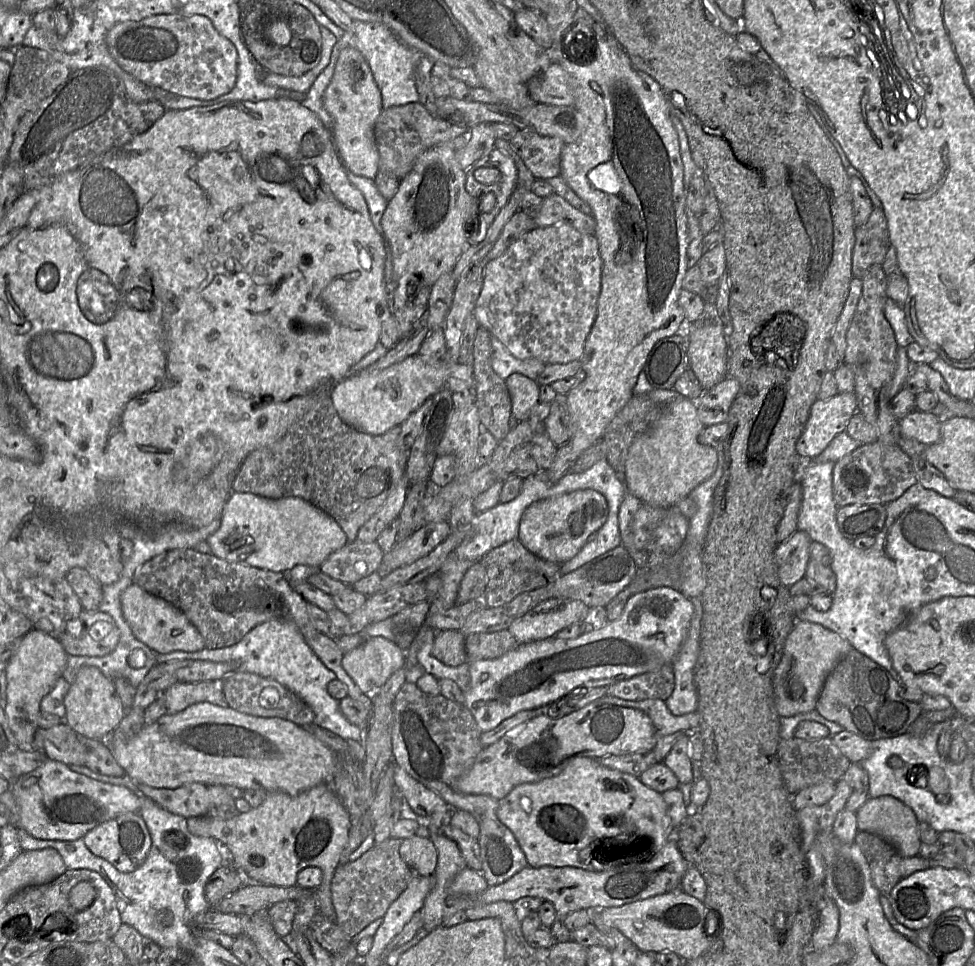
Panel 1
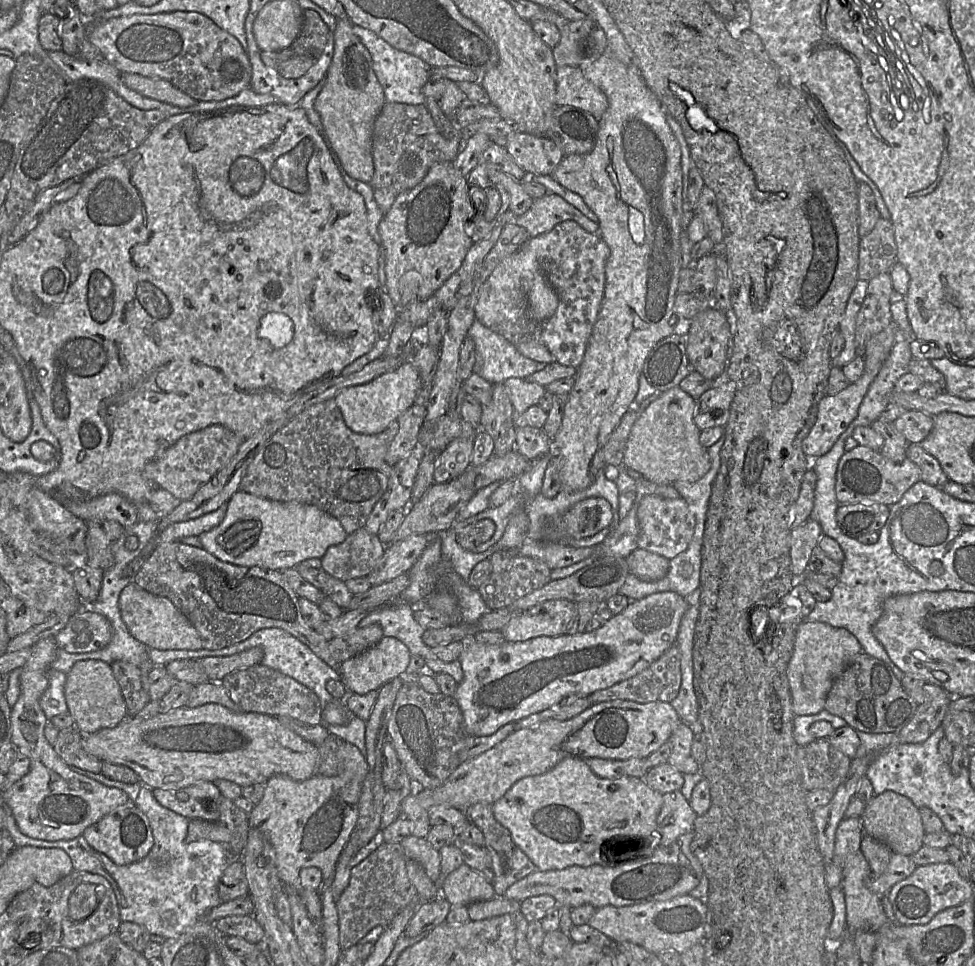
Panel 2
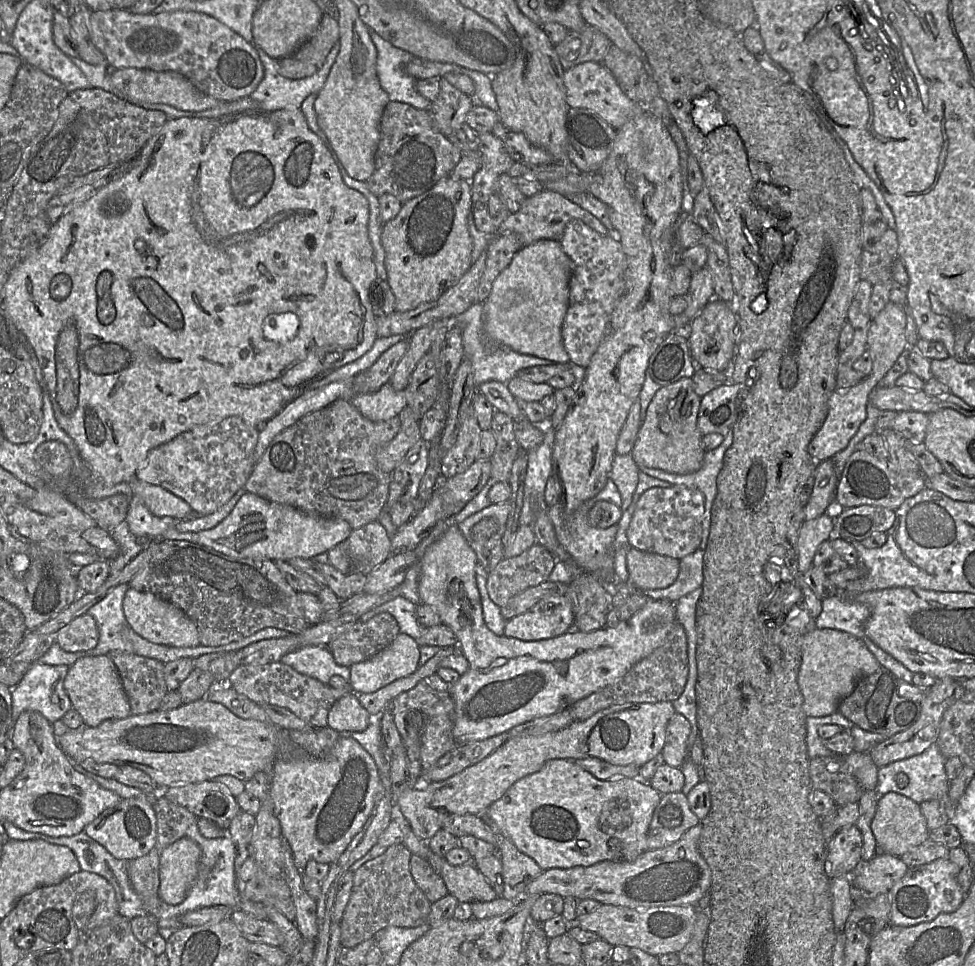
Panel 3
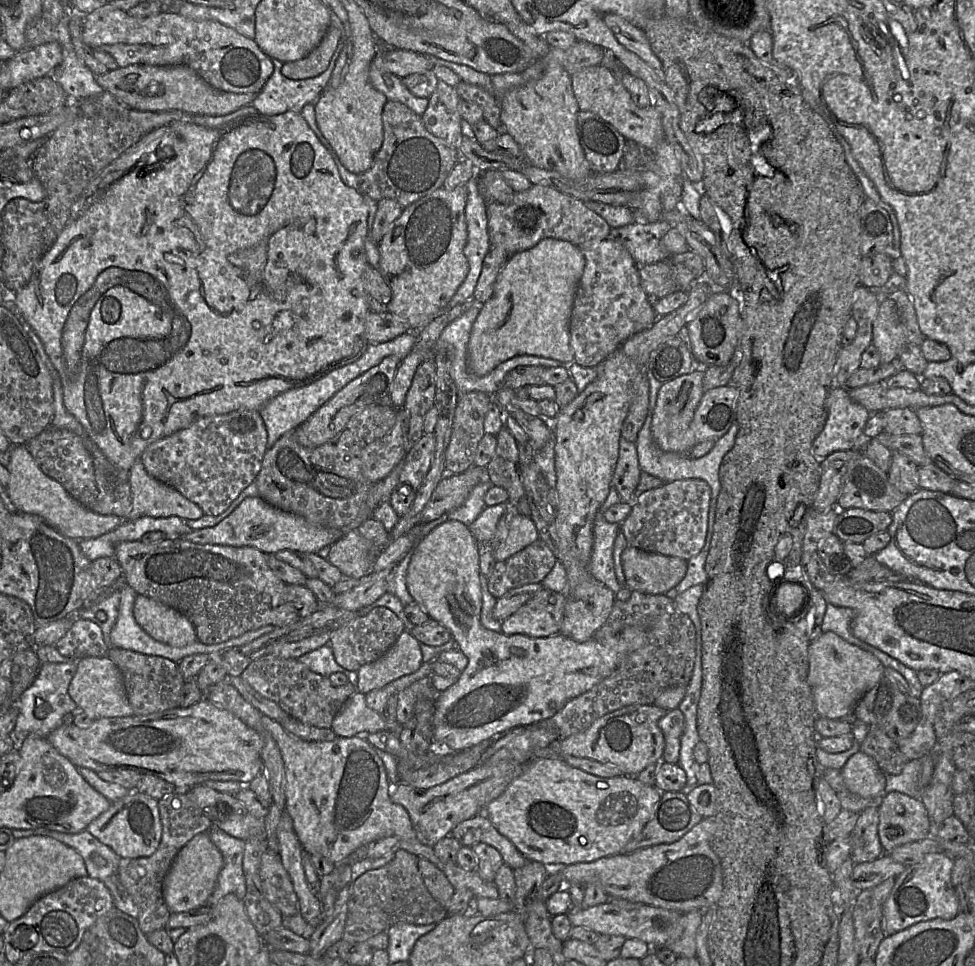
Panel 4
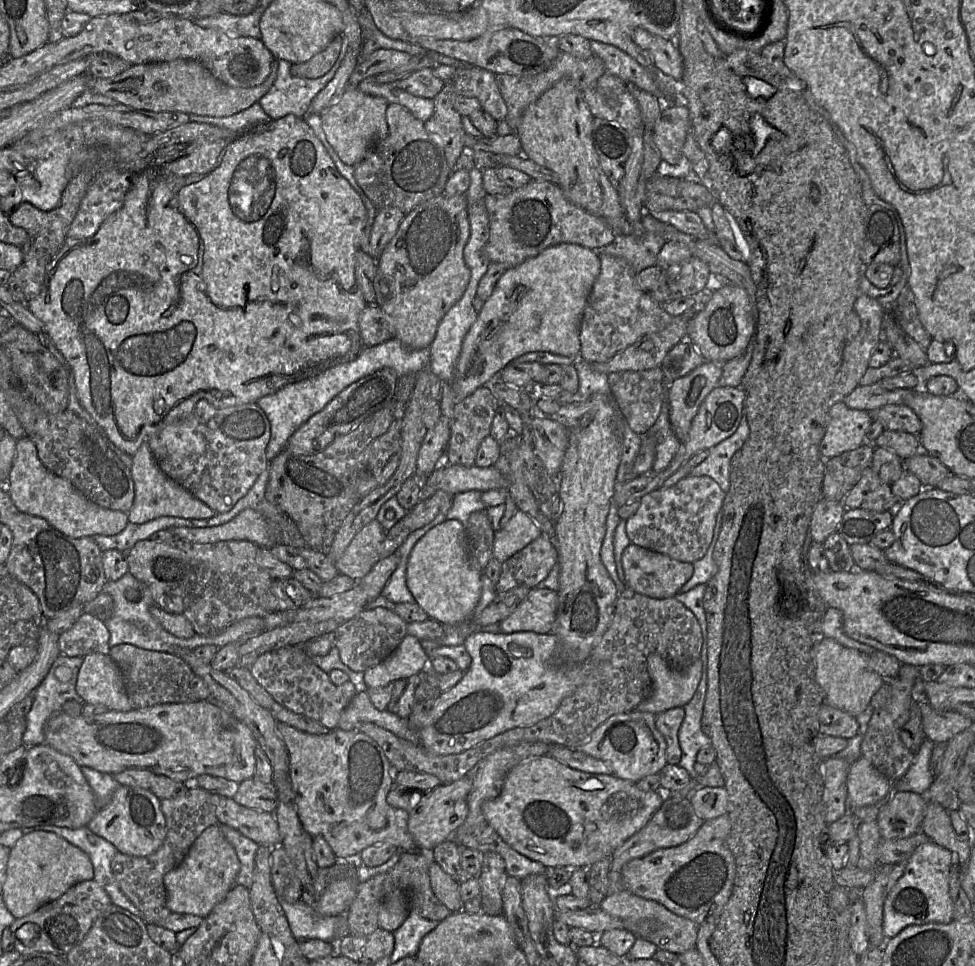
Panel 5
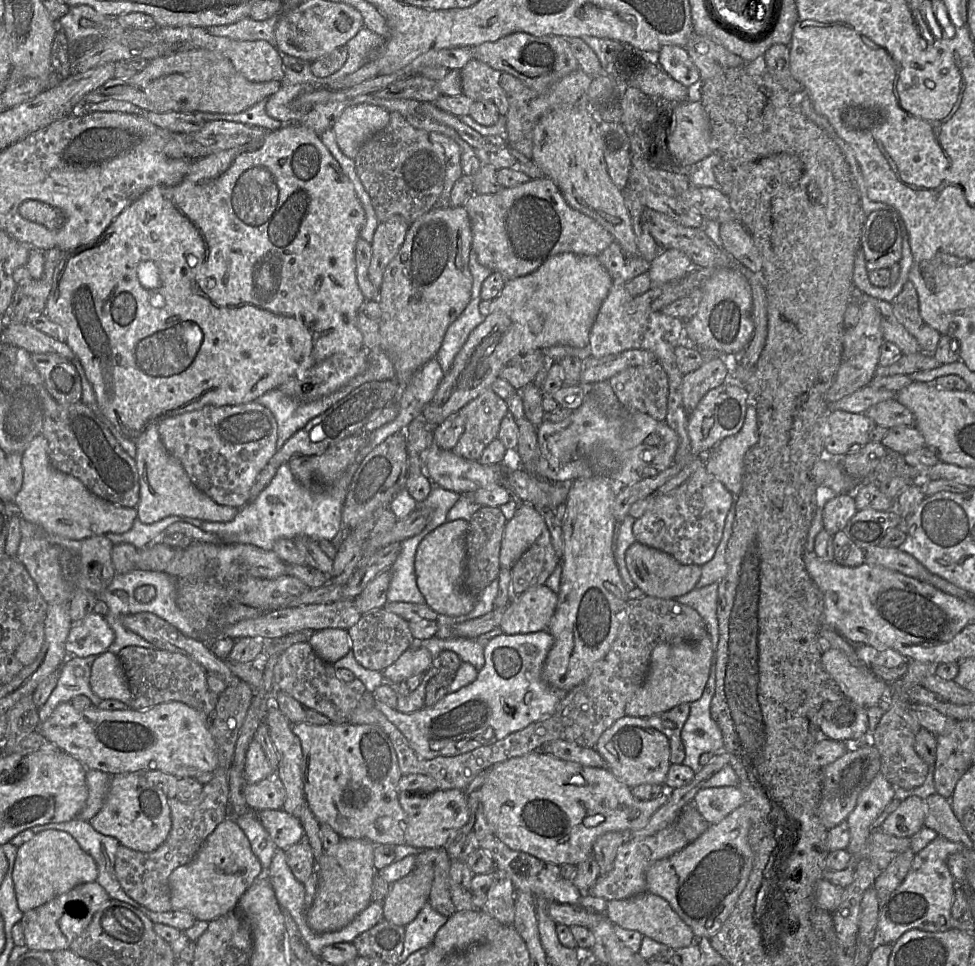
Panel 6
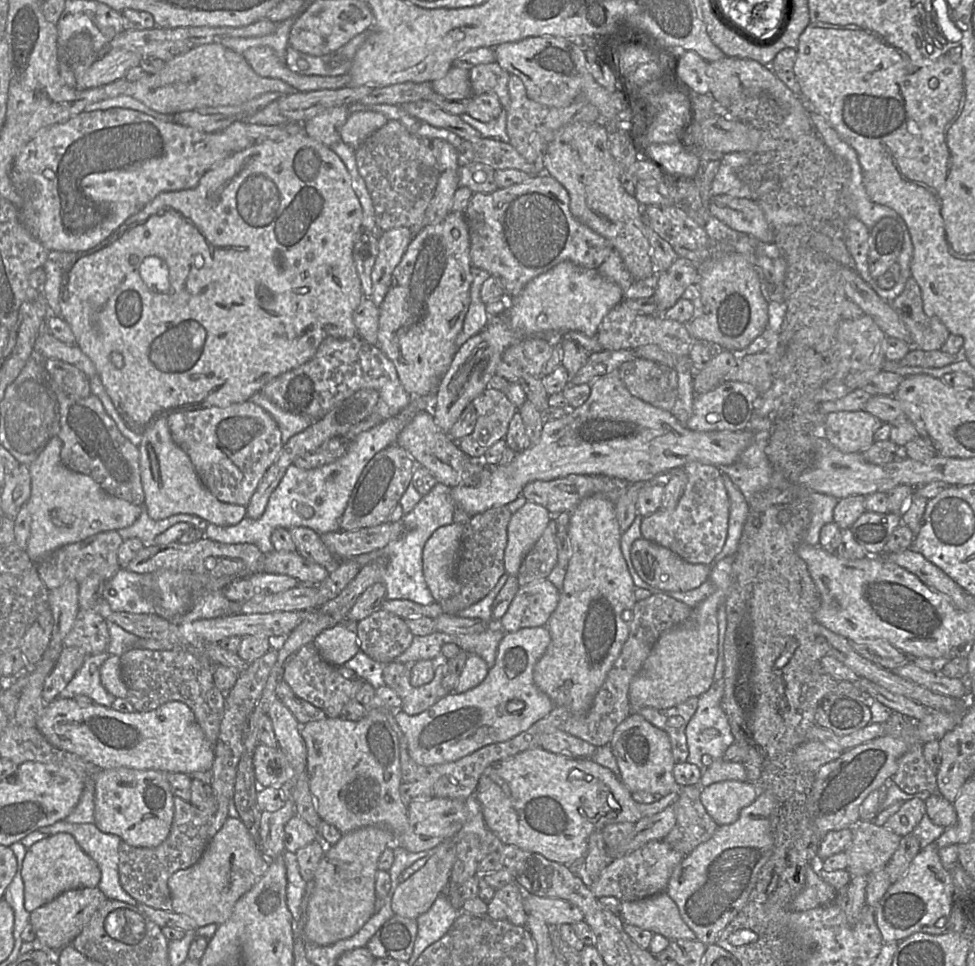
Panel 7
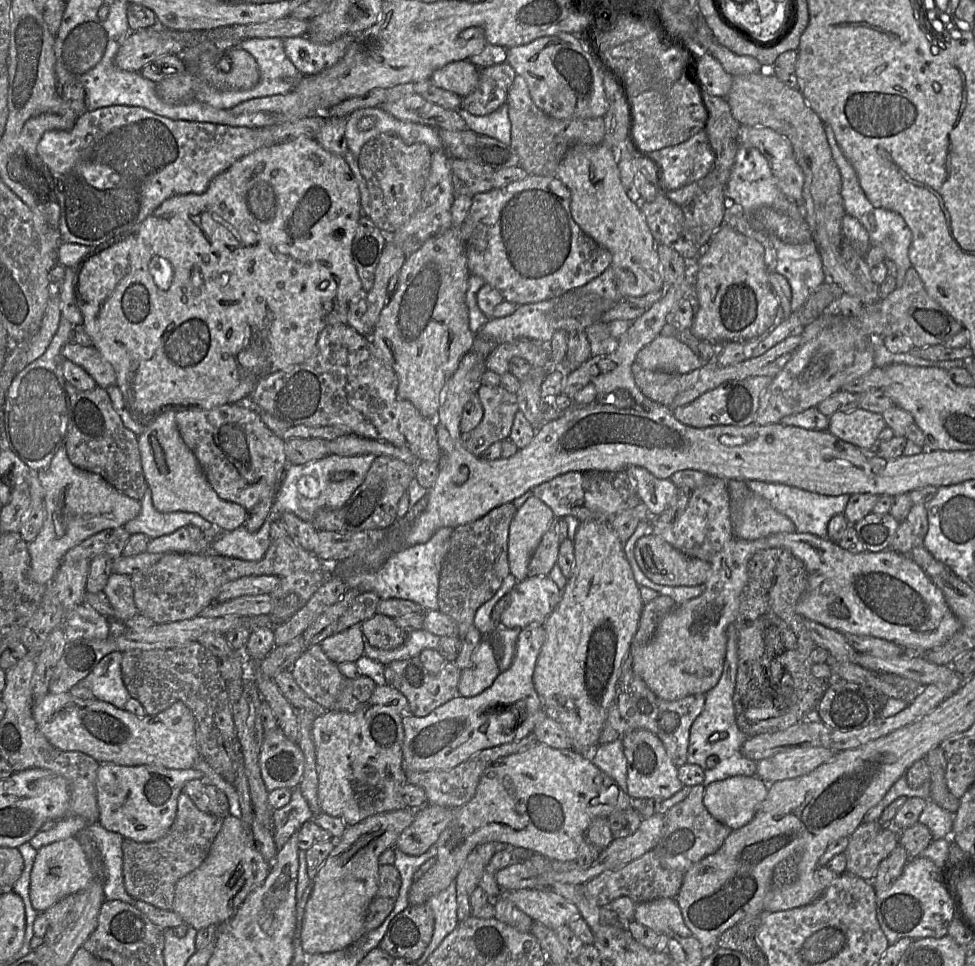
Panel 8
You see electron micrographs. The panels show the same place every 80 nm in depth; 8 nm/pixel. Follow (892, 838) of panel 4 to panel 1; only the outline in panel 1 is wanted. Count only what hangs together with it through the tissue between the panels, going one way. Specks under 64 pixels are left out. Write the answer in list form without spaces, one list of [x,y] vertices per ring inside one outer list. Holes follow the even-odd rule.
[[[889,796],[868,798],[856,812],[860,831],[875,833],[889,841],[901,857],[918,855],[921,841],[919,821],[913,810]]]

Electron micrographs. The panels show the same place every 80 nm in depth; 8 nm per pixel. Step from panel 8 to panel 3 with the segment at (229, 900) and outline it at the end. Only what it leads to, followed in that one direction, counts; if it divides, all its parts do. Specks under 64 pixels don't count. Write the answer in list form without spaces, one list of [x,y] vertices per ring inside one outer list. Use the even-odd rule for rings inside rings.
[[[181,838],[166,847],[160,857],[159,896],[170,905],[184,901],[197,875],[201,856],[199,845],[190,838]]]

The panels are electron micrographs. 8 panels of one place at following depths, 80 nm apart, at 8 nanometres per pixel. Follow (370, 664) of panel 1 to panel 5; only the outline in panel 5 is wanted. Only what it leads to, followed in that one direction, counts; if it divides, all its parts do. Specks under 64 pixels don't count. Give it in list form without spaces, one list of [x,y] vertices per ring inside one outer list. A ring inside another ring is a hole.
[[[407,634],[393,653],[381,663],[363,671],[367,690],[388,684],[421,672],[430,662],[421,640]]]

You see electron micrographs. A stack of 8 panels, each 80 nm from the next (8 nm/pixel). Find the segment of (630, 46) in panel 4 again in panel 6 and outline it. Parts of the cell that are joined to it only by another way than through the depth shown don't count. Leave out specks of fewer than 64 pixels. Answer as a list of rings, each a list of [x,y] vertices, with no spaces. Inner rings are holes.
[[[676,45],[662,46],[657,54],[657,65],[672,79],[687,87],[686,101],[700,101],[700,73],[684,47]]]

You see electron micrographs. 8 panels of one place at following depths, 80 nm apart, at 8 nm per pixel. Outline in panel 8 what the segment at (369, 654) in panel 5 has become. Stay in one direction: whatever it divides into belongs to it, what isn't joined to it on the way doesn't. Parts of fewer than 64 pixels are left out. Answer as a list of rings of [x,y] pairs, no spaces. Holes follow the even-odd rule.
[[[375,614],[361,623],[361,630],[367,642],[382,650],[392,650],[404,643],[406,632],[383,614]]]

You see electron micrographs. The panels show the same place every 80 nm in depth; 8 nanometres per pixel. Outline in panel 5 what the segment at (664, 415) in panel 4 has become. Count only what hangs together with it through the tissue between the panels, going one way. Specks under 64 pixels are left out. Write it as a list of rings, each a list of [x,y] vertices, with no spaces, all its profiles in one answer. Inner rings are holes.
[[[705,361],[688,374],[666,383],[669,421],[676,437],[687,440],[691,421],[708,393],[718,386],[722,364]]]

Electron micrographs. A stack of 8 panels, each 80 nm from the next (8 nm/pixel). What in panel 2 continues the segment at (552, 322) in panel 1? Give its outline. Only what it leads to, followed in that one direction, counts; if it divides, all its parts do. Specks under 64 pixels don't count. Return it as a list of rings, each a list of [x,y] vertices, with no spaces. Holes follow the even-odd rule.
[[[572,220],[561,222],[549,232],[530,237],[518,251],[496,266],[480,288],[475,305],[475,319],[513,345],[537,341],[547,347],[555,357],[555,362],[578,368],[583,361],[589,338],[600,312],[606,282],[605,267],[609,256],[610,249],[599,234],[585,231]],[[535,278],[545,278],[559,299],[555,314],[545,322],[534,321],[529,313],[528,292]]]

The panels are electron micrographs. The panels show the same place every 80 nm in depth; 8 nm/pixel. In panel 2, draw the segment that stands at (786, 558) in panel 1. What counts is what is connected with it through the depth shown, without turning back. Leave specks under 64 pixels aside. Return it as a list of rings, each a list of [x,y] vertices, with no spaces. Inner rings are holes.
[[[811,519],[792,529],[790,536],[791,572],[796,579],[800,579],[808,571],[810,557],[822,536],[820,524]]]

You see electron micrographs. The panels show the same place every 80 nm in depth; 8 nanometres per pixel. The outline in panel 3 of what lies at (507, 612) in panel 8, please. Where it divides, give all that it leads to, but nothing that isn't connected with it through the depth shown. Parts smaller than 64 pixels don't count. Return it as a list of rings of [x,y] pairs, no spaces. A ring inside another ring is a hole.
[[[550,596],[526,612],[506,620],[503,635],[523,641],[554,638],[573,629],[574,620],[569,597]]]

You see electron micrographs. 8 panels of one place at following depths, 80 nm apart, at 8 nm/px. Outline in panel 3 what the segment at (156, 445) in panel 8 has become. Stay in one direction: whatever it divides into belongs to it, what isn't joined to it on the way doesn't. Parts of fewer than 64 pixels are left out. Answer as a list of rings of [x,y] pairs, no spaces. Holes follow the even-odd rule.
[[[138,480],[131,483],[133,495],[141,498],[149,511],[158,517],[170,516],[177,520],[190,519],[194,513],[188,503],[166,489]]]

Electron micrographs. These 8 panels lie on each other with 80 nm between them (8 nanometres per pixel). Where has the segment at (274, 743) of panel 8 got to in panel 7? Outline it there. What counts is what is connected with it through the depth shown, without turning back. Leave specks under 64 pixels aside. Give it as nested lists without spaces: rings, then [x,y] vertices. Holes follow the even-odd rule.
[[[259,742],[253,754],[253,767],[260,787],[280,787],[294,779],[294,771],[279,747],[271,748]]]

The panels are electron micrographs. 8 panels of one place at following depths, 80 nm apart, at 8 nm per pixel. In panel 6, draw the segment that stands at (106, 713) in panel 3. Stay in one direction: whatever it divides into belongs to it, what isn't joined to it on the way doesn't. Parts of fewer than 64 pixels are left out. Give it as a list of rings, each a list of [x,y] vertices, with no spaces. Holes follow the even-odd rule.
[[[116,653],[99,654],[91,667],[90,687],[102,700],[115,699],[131,705],[131,692],[123,665]]]

